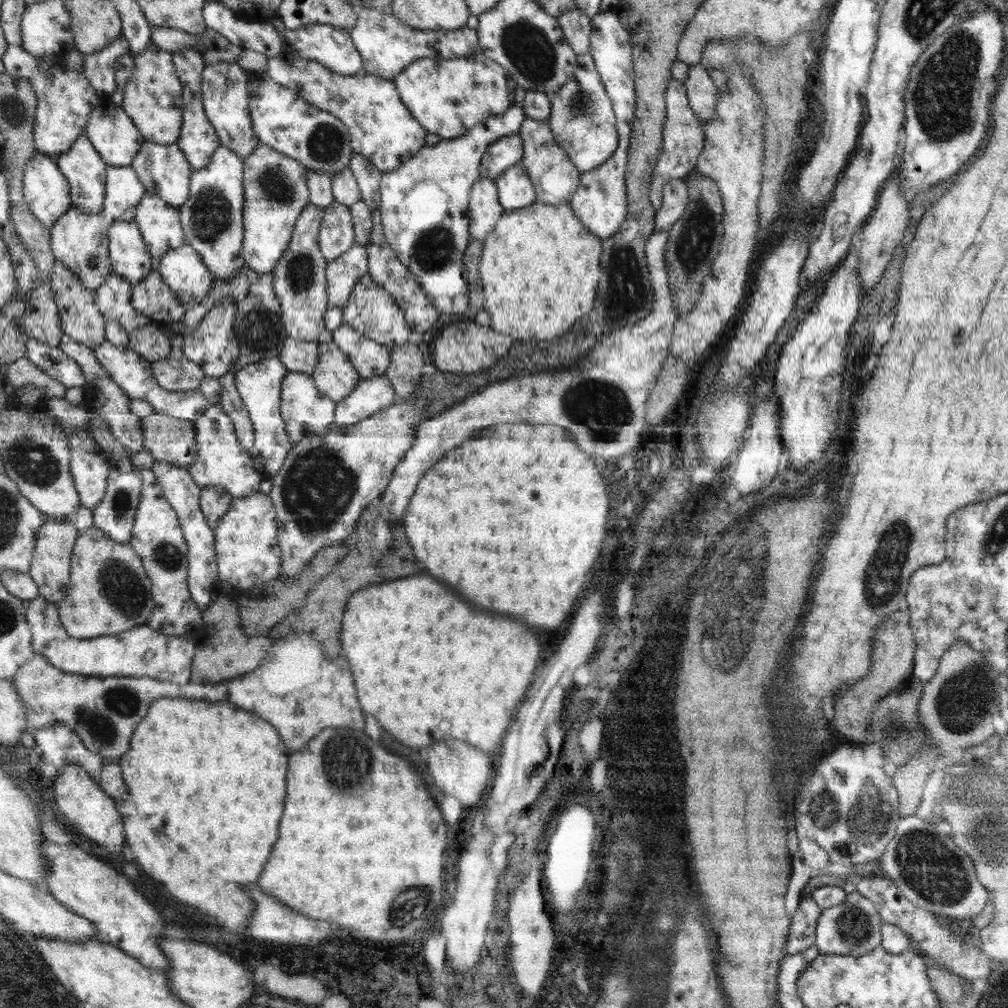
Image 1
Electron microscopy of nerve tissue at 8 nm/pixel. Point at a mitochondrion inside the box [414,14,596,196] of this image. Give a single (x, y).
(528, 48)

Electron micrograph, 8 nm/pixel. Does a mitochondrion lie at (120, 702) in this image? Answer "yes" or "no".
yes

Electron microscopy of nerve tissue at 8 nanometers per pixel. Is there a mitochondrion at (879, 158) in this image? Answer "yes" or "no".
no

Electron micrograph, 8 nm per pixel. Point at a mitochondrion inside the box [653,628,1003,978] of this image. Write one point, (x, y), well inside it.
(929, 870)

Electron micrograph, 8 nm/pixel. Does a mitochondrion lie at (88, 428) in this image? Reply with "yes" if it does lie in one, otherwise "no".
no

